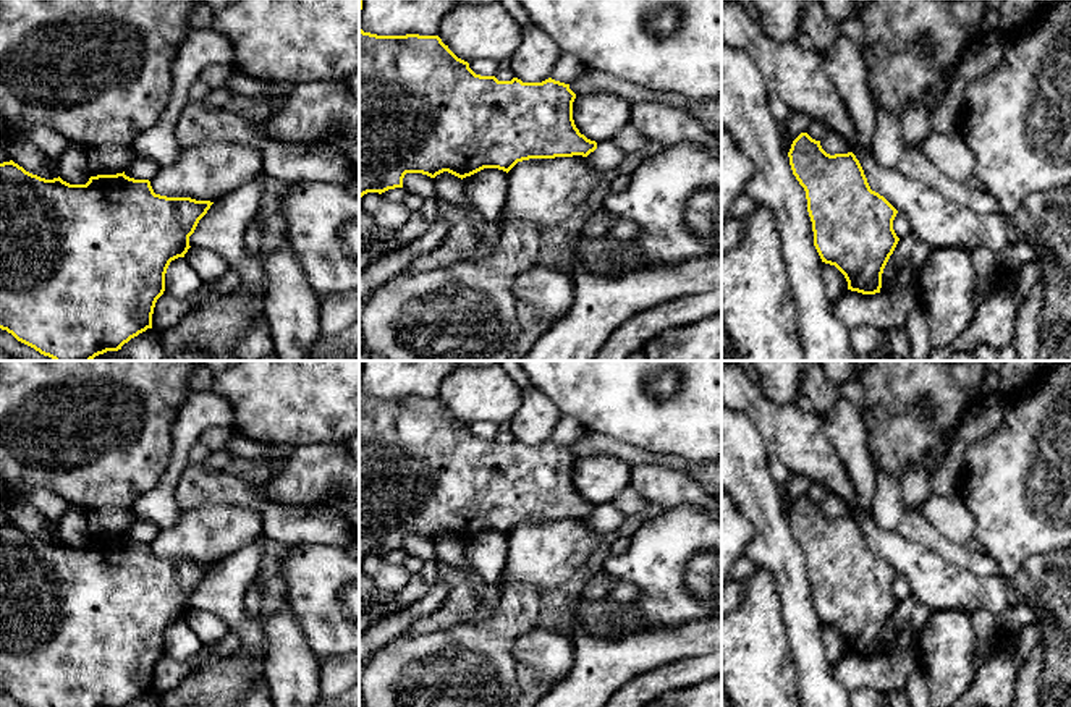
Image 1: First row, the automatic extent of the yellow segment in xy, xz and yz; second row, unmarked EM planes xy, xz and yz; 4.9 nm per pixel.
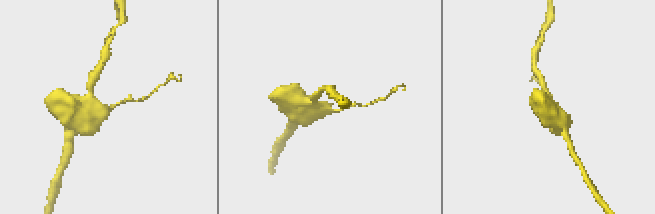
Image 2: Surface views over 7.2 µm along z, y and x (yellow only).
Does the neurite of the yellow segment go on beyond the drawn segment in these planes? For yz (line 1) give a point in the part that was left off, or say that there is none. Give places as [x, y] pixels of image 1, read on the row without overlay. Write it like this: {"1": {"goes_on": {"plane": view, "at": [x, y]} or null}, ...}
{"1": {"goes_on": null}}

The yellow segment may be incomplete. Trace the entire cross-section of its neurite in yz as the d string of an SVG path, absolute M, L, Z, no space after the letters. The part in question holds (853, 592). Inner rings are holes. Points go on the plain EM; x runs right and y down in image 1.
M801 495L788 519L806 553L822 624L845 637L848 652L880 655L883 631L900 603L893 592L898 573L870 552L853 514L830 518L820 503Z

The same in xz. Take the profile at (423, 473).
M359 390L359 560L403 550L406 536L435 540L448 534L463 542L484 531L508 536L518 524L529 521L587 519L597 505L576 490L574 461L569 447L552 440L523 445L518 440L498 443L495 438L476 437L438 398L377 398Z

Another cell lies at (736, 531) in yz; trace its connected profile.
M722 489L722 591L730 581L730 568L744 555L754 536L754 524L739 511L734 500Z

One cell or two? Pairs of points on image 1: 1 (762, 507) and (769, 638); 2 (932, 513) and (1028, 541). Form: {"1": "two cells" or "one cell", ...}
{"1": "two cells", "2": "two cells"}

